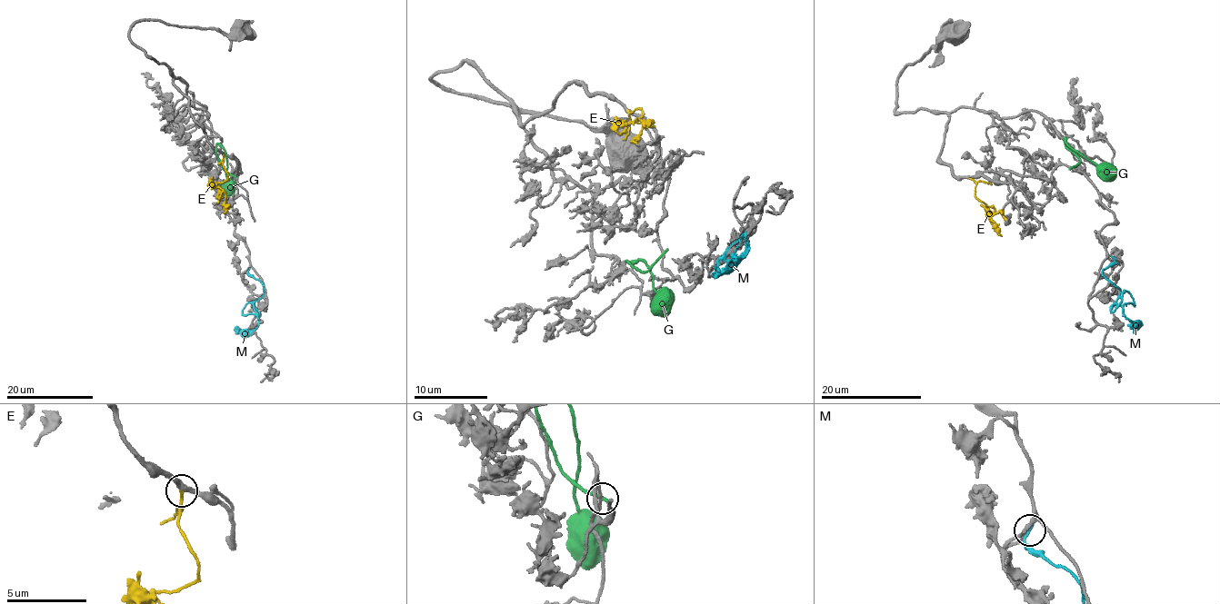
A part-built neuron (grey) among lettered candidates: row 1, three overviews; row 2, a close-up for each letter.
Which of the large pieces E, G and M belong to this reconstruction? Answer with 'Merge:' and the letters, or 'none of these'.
Merge: E

